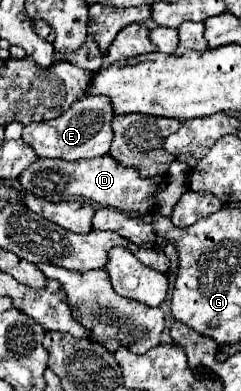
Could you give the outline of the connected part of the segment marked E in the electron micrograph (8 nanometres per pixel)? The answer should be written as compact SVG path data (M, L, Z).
M84 96L82 100L76 100L62 116L24 126L22 138L36 150L40 158L62 158L66 162L76 162L82 158L106 156L112 144L112 118L112 106L104 96Z

